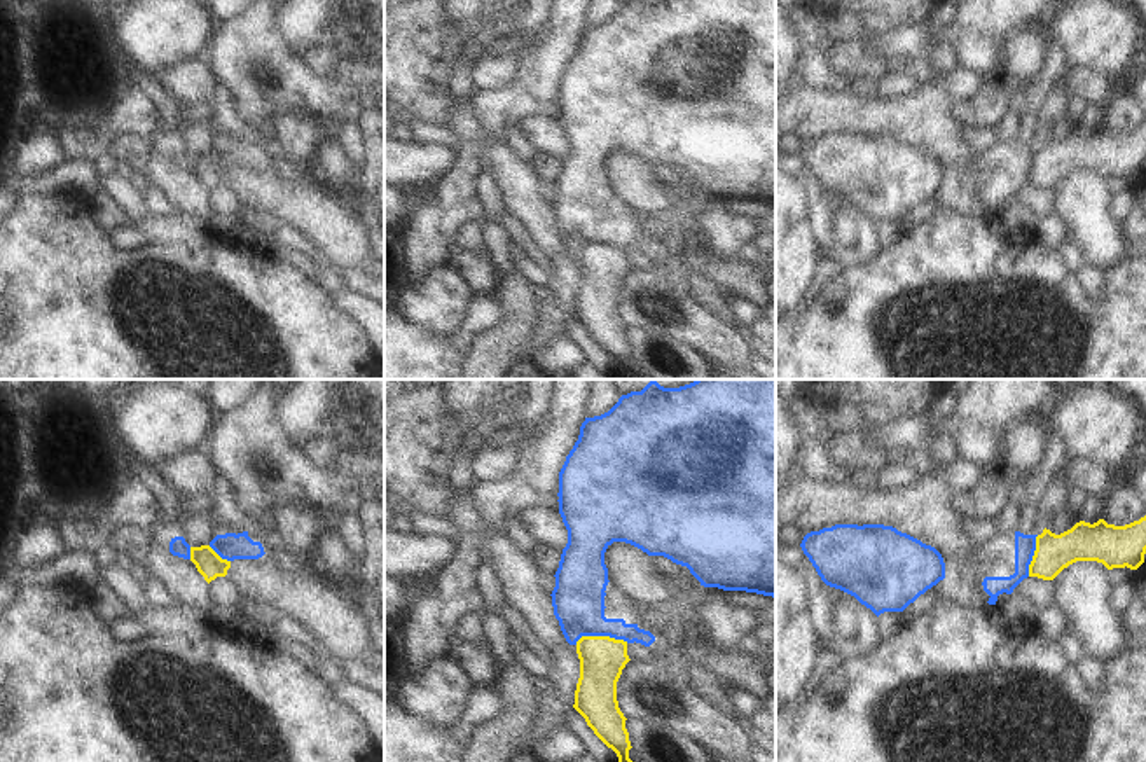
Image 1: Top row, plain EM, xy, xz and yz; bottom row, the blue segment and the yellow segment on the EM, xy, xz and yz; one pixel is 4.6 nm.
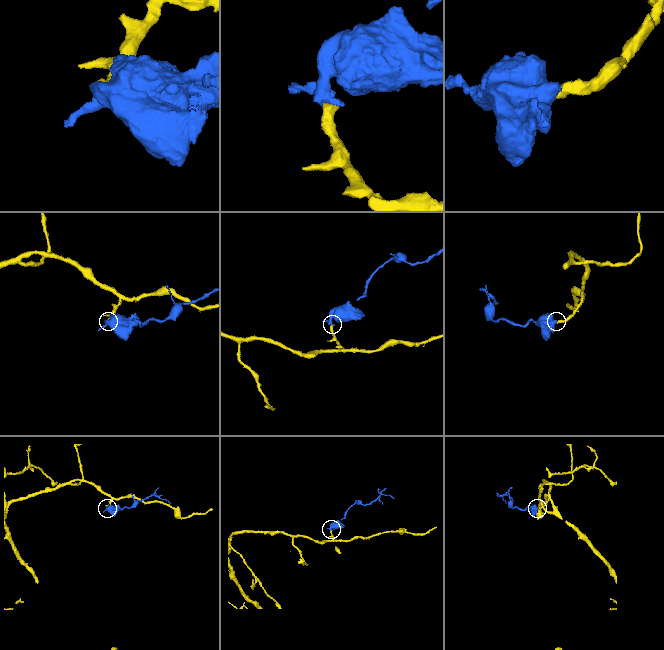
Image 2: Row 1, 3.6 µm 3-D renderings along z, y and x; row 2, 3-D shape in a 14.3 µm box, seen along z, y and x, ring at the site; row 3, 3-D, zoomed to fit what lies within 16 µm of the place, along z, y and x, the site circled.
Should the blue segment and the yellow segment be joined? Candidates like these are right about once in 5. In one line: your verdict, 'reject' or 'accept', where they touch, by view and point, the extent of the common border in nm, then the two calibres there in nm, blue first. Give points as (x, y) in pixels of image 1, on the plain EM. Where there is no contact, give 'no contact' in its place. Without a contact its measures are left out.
reject; contact xz (601, 243); length 240 nm; calibres 240 and 200 nm

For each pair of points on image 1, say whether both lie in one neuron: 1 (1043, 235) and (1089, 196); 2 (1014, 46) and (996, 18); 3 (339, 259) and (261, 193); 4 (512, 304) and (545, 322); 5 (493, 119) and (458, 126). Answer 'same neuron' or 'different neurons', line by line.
1: different neurons
2: different neurons
3: same neuron
4: different neurons
5: different neurons

